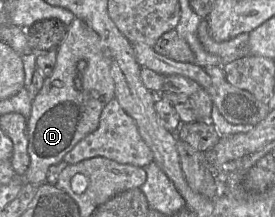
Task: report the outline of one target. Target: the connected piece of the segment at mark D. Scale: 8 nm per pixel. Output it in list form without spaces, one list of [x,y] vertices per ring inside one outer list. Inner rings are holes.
[[[75,18],[57,48],[57,61],[52,74],[45,78],[42,88],[32,101],[27,119],[30,164],[23,176],[25,182],[34,185],[46,182],[49,167],[61,162],[80,140],[98,128],[103,108],[115,98],[110,65],[107,49],[99,35],[84,21]],[[80,60],[87,61],[81,73],[77,70]]]

